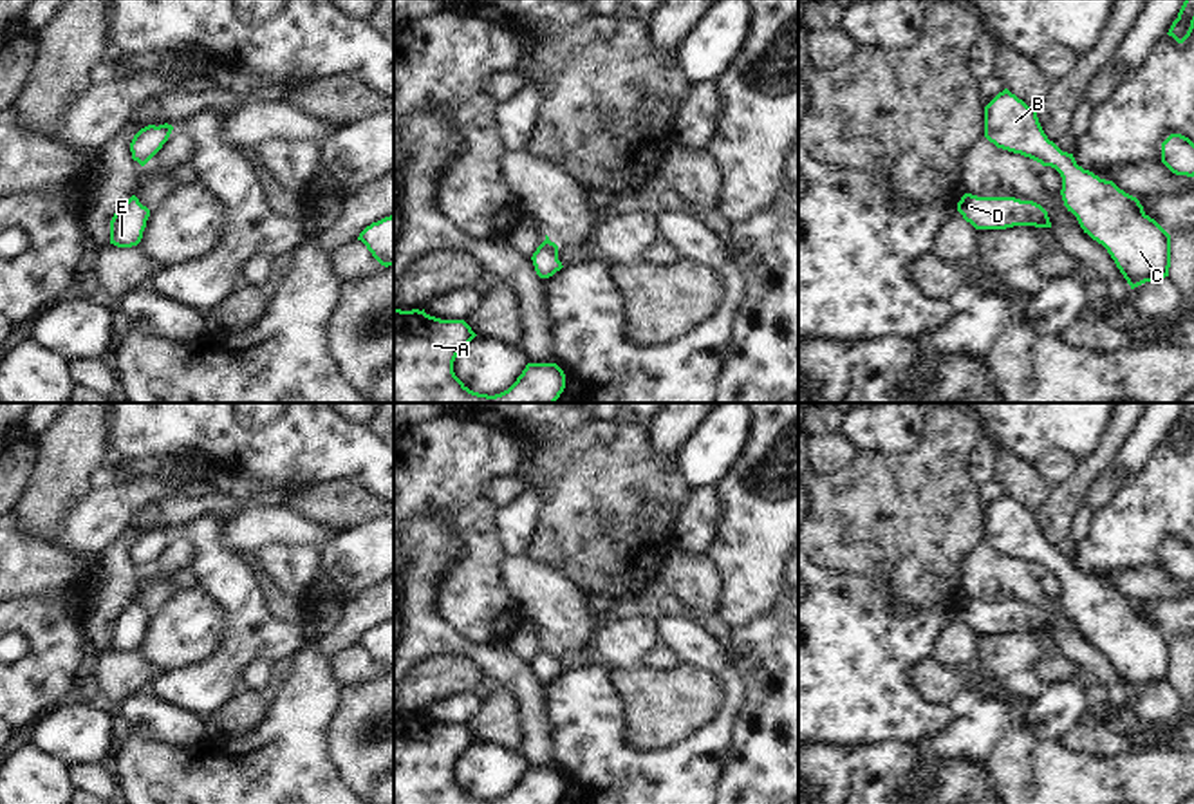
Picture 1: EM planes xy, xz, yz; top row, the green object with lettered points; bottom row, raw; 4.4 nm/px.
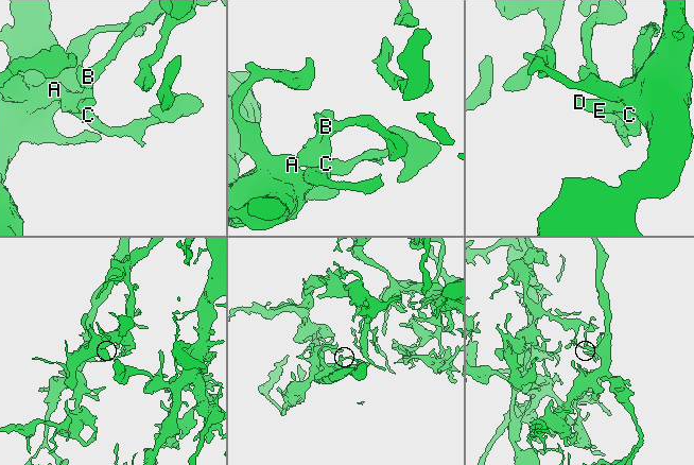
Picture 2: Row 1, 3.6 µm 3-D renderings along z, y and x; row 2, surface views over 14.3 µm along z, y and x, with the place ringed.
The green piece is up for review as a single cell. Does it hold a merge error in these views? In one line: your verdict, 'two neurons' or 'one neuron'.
one neuron

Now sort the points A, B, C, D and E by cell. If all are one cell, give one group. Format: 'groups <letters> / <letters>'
groups A B C D E

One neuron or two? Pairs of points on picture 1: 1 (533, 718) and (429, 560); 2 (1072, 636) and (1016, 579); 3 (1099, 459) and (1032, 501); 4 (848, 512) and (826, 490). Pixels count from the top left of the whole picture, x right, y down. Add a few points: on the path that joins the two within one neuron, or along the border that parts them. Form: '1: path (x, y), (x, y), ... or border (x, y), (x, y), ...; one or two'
1: path (508, 673), (452, 644), (423, 615), (423, 606); one
2: path (1059, 622), (1030, 593); one
3: border (1052, 490), (1035, 514); two
4: path (842, 506), (831, 495); one

